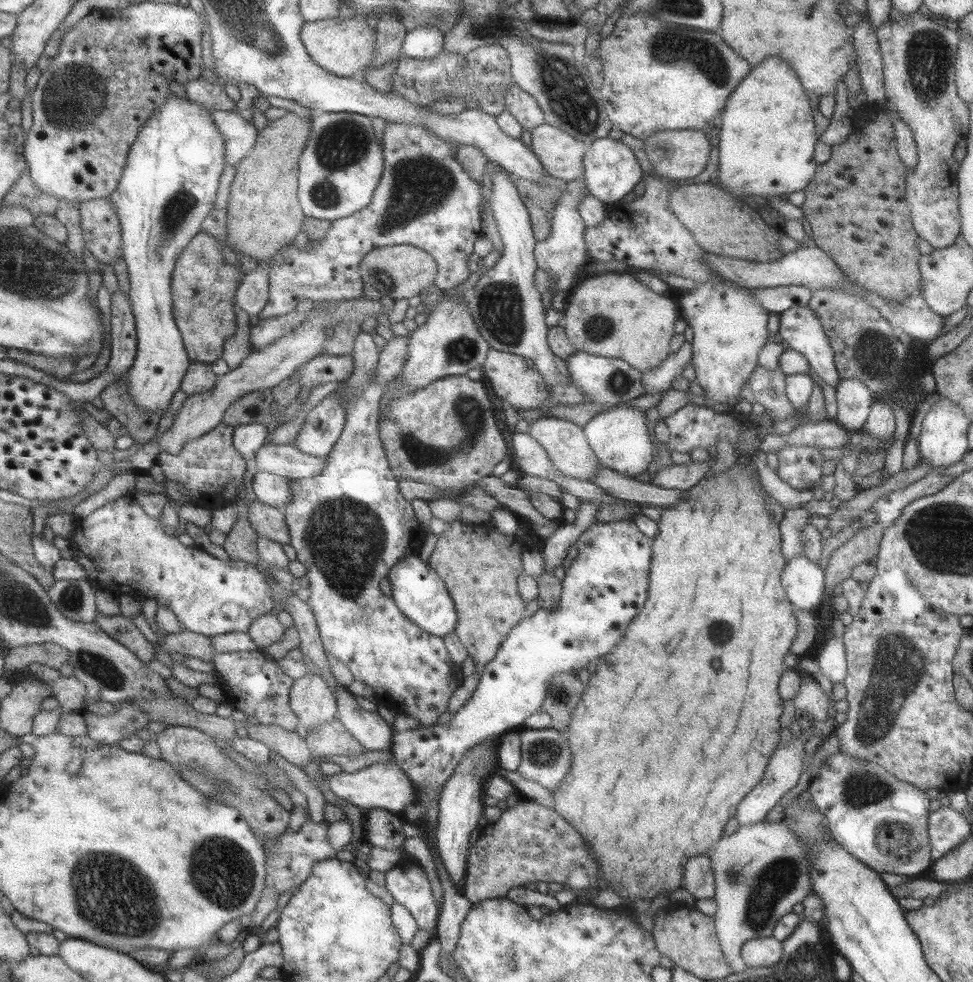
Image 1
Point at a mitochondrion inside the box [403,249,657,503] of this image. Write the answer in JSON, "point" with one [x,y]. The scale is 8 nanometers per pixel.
{"point":[500,308]}

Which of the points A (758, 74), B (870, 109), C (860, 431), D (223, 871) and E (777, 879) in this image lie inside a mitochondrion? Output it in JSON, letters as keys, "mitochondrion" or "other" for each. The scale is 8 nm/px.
{"A":"other","B":"other","C":"other","D":"mitochondrion","E":"mitochondrion"}

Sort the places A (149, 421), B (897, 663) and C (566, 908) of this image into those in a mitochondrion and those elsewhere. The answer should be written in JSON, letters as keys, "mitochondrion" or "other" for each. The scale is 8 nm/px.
{"A":"other","B":"mitochondrion","C":"other"}

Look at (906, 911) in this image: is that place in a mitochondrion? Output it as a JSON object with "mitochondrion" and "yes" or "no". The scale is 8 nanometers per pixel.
{"mitochondrion":"no"}

